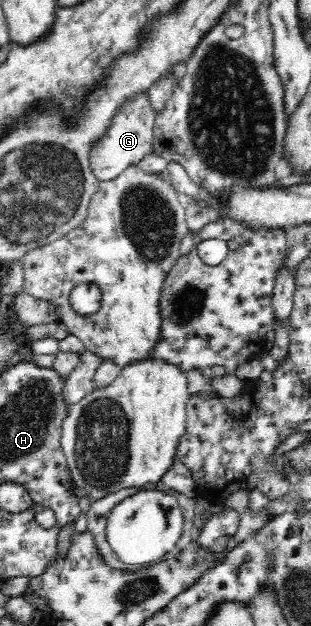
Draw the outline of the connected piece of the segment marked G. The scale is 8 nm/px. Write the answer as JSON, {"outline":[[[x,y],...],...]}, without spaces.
{"outline":[[[146,92],[136,96],[131,103],[126,103],[116,112],[111,129],[103,139],[91,149],[91,170],[102,181],[111,181],[121,175],[130,166],[136,166],[147,154],[153,151],[153,125],[157,115],[152,112]]]}

